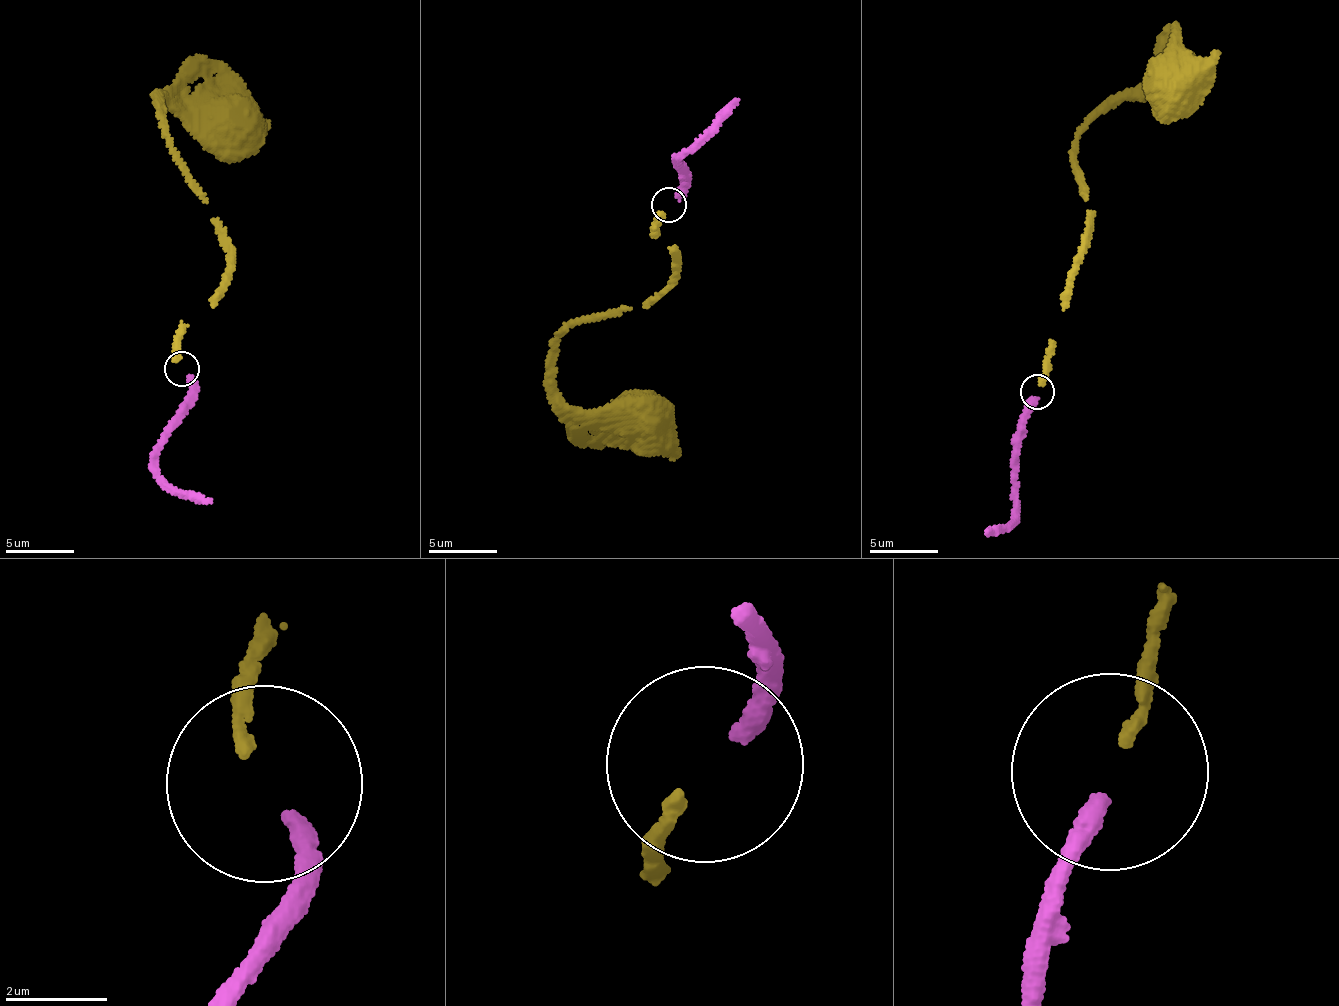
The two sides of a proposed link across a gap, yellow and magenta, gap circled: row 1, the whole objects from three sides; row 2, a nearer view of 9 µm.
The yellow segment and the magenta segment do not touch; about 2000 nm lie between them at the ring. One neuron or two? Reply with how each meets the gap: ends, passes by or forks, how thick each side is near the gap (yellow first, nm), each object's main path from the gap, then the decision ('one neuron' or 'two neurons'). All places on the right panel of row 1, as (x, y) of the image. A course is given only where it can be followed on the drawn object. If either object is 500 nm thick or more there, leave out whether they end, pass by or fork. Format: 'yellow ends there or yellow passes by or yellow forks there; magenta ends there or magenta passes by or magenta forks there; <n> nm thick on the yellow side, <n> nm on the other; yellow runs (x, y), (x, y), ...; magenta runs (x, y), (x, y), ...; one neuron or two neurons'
yellow ends there; magenta ends there; 240 nm thick on the yellow side, 380 nm on the other; yellow runs (1041, 383), (1089, 212), (1073, 161), (1077, 135), (1124, 98), (1170, 91); magenta runs (1034, 399), (1023, 431), (1013, 477), (1017, 516), (987, 533); one neuron

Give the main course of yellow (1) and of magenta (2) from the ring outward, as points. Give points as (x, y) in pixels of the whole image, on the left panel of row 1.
1: (177, 360), (182, 330), (222, 285), (230, 240), (158, 105), (161, 99), (227, 131)
2: (188, 377), (189, 405), (157, 452), (157, 478), (211, 503)

